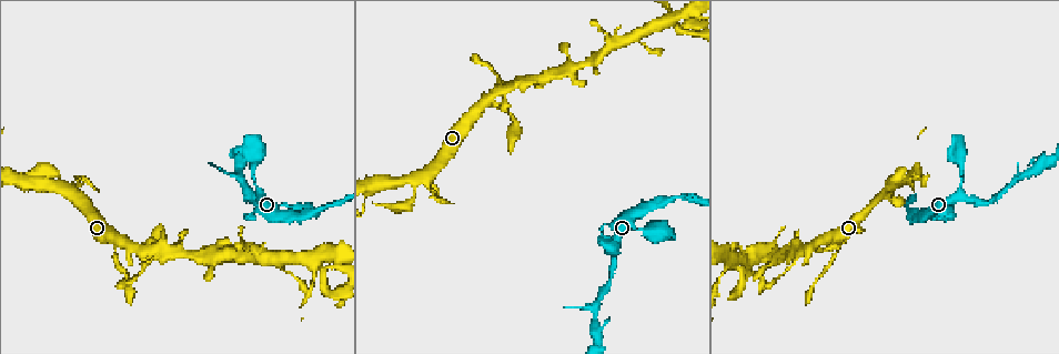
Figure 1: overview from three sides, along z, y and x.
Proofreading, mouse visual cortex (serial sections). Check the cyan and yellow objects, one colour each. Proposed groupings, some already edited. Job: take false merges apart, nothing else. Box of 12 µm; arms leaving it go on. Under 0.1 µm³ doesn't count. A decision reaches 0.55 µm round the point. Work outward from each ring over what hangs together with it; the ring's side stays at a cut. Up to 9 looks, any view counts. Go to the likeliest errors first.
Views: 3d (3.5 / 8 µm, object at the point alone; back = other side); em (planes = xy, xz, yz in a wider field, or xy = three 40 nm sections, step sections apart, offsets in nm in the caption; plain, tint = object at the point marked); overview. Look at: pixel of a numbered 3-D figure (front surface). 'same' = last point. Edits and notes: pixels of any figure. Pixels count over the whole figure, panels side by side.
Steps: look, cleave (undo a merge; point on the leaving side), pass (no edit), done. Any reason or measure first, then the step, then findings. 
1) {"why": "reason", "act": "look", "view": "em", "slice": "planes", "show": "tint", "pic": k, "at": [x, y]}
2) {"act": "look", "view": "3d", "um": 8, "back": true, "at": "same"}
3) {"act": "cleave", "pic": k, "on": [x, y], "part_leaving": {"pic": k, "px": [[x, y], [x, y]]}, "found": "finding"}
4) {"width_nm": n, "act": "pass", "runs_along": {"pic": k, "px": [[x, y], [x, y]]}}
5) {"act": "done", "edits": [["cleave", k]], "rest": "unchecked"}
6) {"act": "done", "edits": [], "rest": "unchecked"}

{"why": "three-way junction", "act": "look", "view": "3d", "um": 3.5, "pic": 1, "at": [486, 98]}

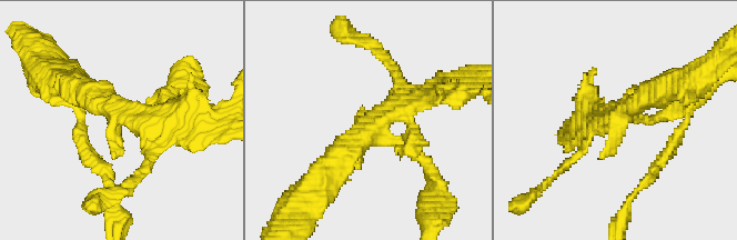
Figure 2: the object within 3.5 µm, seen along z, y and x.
{"act": "look", "view": "em", "slice": "xy", "step": 2, "show": "tint", "pic": 2, "at": [127, 113]}

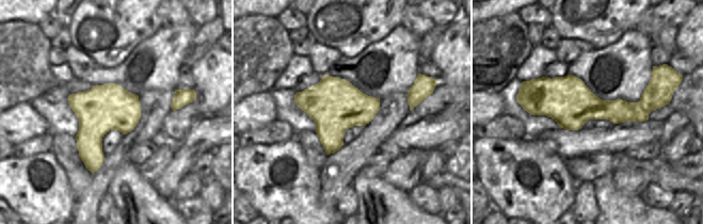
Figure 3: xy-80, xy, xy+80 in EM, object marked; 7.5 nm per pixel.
{"why": "another direction", "act": "look", "view": "em", "slice": "xy", "step": 1, "show": "tint", "at": "same"}

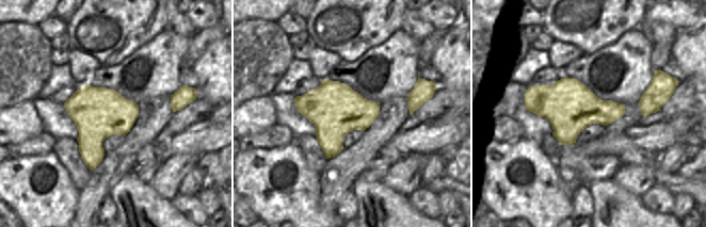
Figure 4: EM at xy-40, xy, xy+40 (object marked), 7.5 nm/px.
{"act": "pass", "runs_along": {"pic": 2, "px": [[323, 173], [392, 111], [440, 94]]}, "found": "all the same cell"}

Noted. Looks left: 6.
{"why": "sharp bend", "act": "look", "view": "3d", "um": 3.5, "pic": 1, "at": [653, 235]}

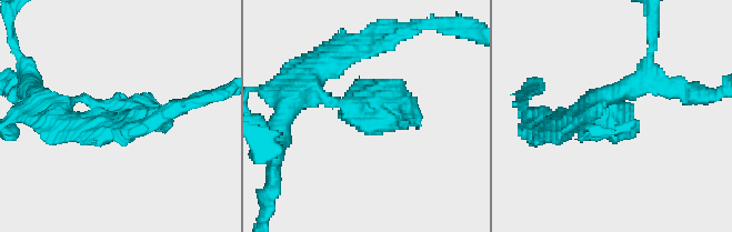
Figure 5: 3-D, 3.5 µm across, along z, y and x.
{"why": "now the EM", "act": "look", "view": "em", "slice": "xy", "step": 5, "show": "tint", "pic": 5, "at": [373, 111]}

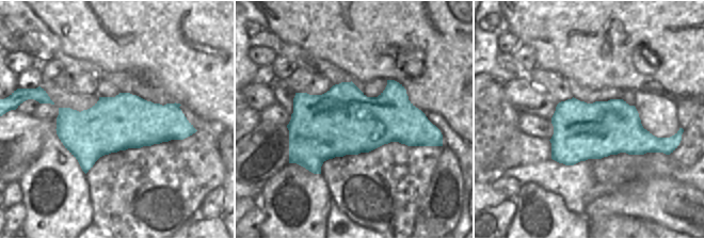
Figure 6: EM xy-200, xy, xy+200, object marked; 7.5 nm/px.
{"act": "pass", "runs_along": {"pic": 5, "px": [[58, 107], [89, 100], [150, 128]]}, "found": "one cell here"}

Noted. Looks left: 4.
{"why": "thick turns thin", "act": "look", "view": "3d", "um": 8, "pic": 1, "at": [672, 22]}

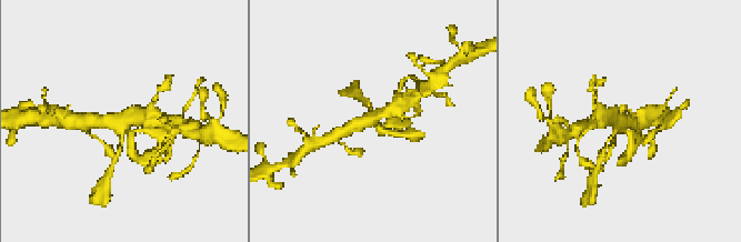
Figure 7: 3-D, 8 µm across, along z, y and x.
{"why": "need the tissue", "act": "look", "view": "em", "slice": "xy", "step": 2, "show": "tint", "pic": 7, "at": [619, 128]}

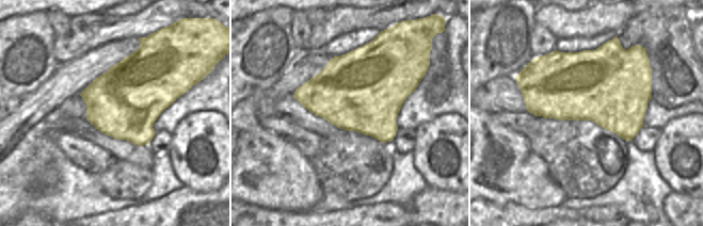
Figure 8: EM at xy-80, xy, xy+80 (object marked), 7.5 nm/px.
{"act": "pass", "runs_along": {"pic": 7, "px": [[94, 121], [119, 122], [132, 153]]}, "found": "one cell here"}

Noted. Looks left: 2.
{"why": "thin neck", "act": "look", "view": "3d", "um": 3.5, "pic": 1, "at": [255, 180]}

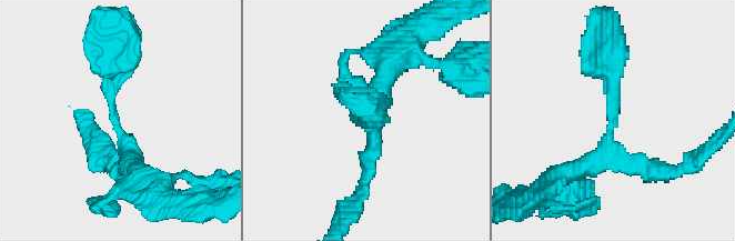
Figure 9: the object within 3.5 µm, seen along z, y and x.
{"arm_widths_nm": [300, 300], "act": "look", "view": "em", "slice": "xy", "step": 1, "show": "tint", "pic": 9, "at": [614, 117]}

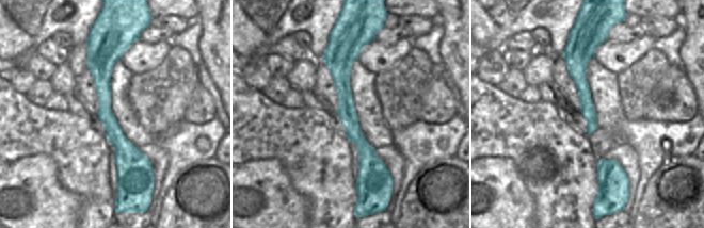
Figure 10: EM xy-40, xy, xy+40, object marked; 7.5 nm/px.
{"act": "pass", "runs_along": {"pic": 10, "px": [[342, 43], [346, 111], [365, 149], [360, 183]]}, "found": "one cell here"}

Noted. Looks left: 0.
{"act": "done", "edits": [], "rest": "unchecked"}

